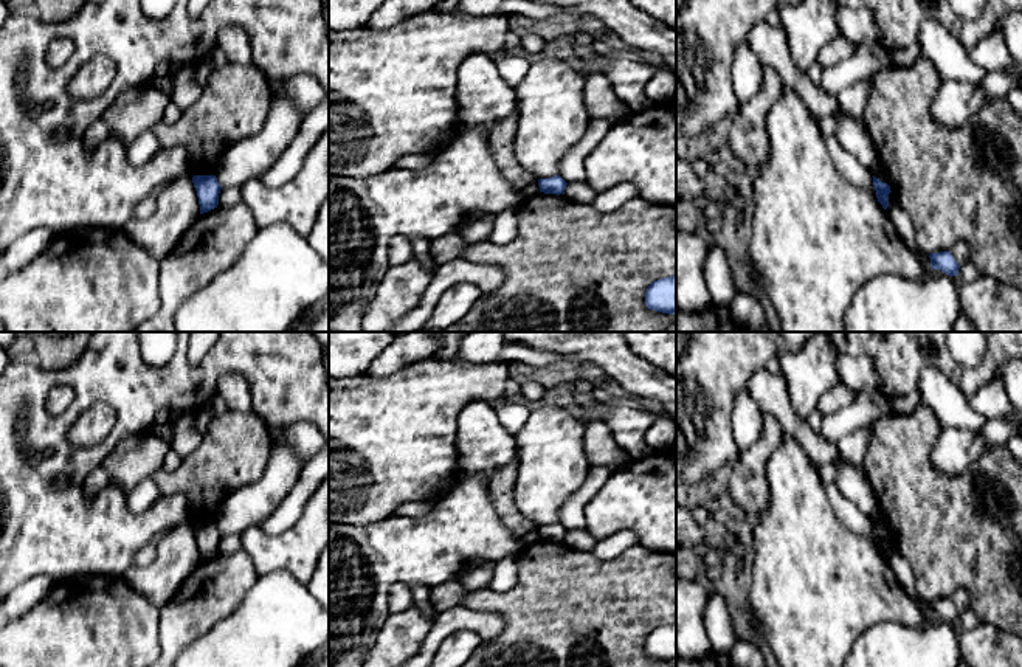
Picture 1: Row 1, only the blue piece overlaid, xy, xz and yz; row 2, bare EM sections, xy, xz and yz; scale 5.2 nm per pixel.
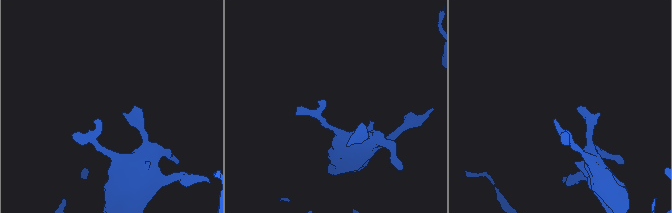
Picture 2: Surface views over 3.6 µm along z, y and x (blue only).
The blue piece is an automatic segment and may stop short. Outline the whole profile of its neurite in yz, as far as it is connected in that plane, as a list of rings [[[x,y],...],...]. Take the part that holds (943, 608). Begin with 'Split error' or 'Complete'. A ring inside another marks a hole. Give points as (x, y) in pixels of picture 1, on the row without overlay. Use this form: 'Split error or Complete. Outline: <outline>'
Complete. Outline: [[[940,599],[940,600],[931,600],[931,614],[935,617],[941,617],[943,620],[949,624],[958,622],[958,610],[954,607],[951,599]]]

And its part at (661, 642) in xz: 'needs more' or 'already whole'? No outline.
already whole

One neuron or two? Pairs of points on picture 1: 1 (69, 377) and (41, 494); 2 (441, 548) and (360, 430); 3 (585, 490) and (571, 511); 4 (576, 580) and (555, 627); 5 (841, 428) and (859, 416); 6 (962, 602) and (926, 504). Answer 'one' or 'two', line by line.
1: one
2: two
3: one
4: one
5: one
6: two

